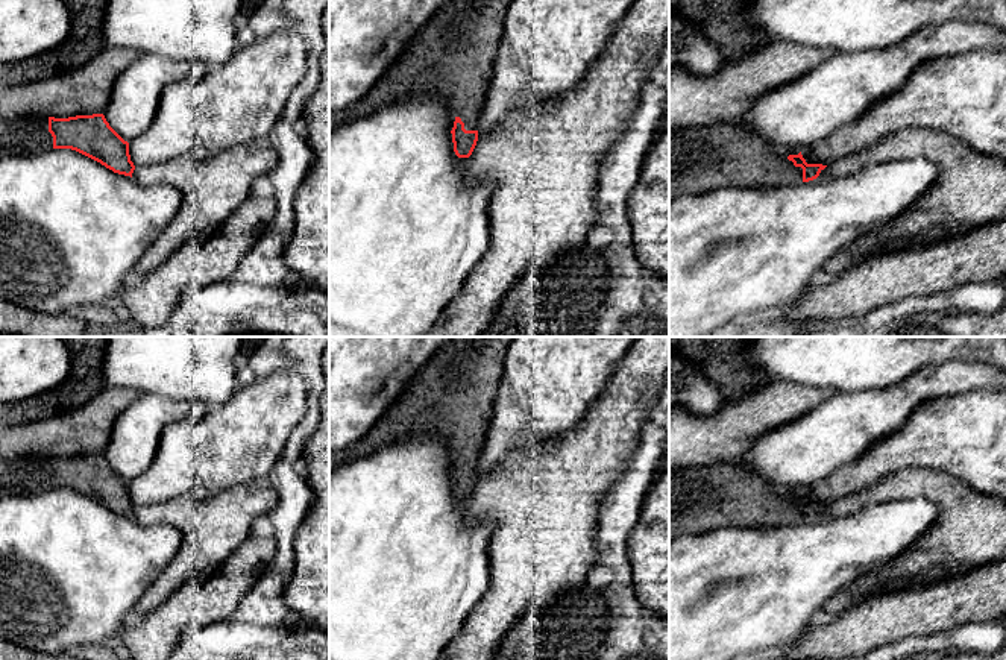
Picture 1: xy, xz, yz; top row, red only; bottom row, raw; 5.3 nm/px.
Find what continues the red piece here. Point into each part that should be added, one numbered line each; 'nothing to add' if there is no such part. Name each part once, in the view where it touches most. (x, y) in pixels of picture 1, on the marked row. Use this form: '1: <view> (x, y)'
1: yz (727, 155)

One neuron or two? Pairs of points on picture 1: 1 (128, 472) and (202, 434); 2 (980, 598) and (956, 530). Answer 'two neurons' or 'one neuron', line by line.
1: two neurons
2: two neurons

